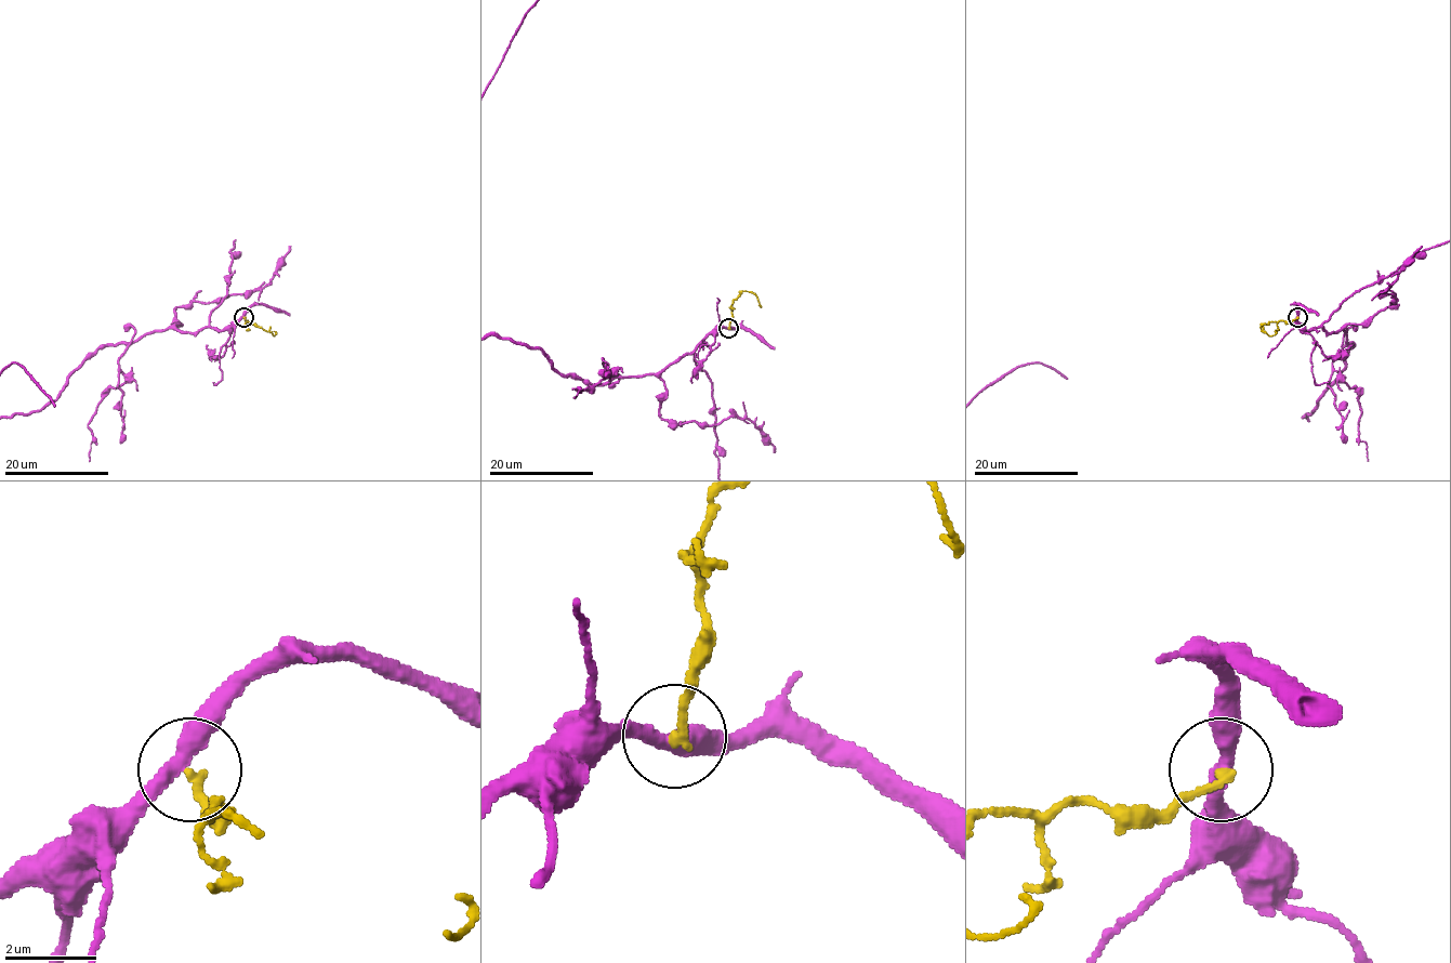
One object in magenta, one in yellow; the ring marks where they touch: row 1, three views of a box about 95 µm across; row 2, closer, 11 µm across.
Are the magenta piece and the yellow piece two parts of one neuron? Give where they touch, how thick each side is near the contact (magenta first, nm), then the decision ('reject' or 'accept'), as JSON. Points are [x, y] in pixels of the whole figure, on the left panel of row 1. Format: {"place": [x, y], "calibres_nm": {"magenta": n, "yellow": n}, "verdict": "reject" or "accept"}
{"place": [243, 317], "calibres_nm": {"magenta": 360, "yellow": 190}, "verdict": "reject"}

